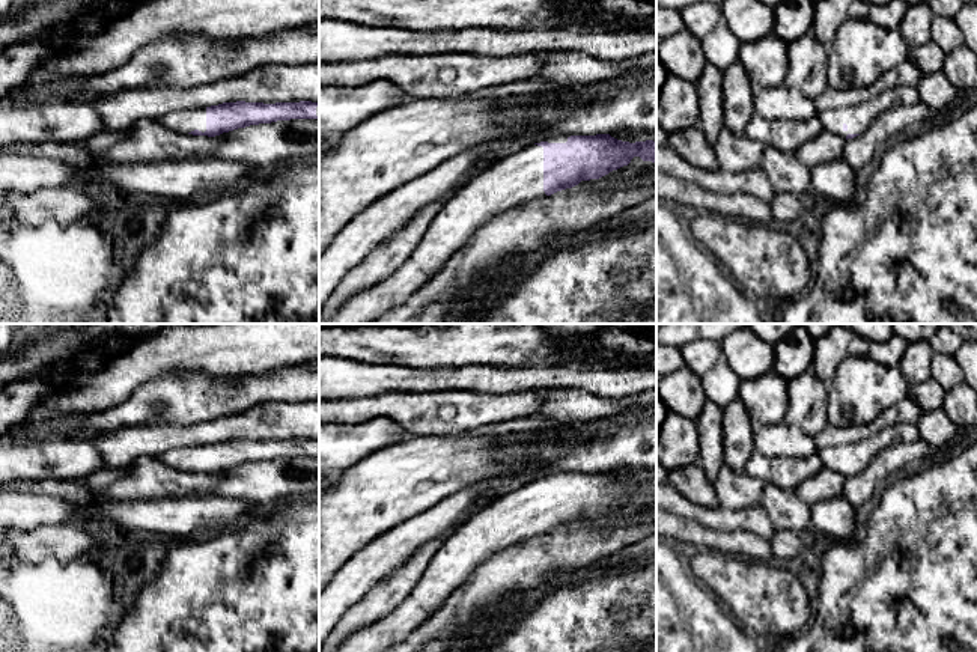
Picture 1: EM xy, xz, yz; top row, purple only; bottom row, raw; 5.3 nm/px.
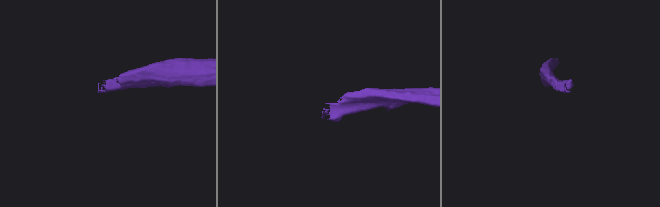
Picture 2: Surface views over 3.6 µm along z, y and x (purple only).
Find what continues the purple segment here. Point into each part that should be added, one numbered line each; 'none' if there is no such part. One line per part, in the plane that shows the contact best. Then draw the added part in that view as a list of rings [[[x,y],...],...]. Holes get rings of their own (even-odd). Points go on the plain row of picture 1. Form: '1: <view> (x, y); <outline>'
1: xz (515, 517); [[[531,482],[518,491],[501,495],[465,521],[450,535],[405,601],[388,616],[373,625],[363,626],[346,637],[333,652],[384,652],[403,641],[412,631],[425,623],[462,586],[471,574],[497,551],[516,545],[534,536],[546,535],[543,529],[543,485]]]

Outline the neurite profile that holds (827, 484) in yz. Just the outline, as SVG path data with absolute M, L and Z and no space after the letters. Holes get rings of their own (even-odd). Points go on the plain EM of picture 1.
M823 467L813 477L804 480L795 488L799 498L808 506L819 503L822 500L831 500L843 494L846 476L842 473Z

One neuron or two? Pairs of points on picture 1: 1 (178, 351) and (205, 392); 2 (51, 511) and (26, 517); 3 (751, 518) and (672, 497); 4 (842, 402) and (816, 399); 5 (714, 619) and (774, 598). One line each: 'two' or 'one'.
1: two
2: one
3: one
4: two
5: two

